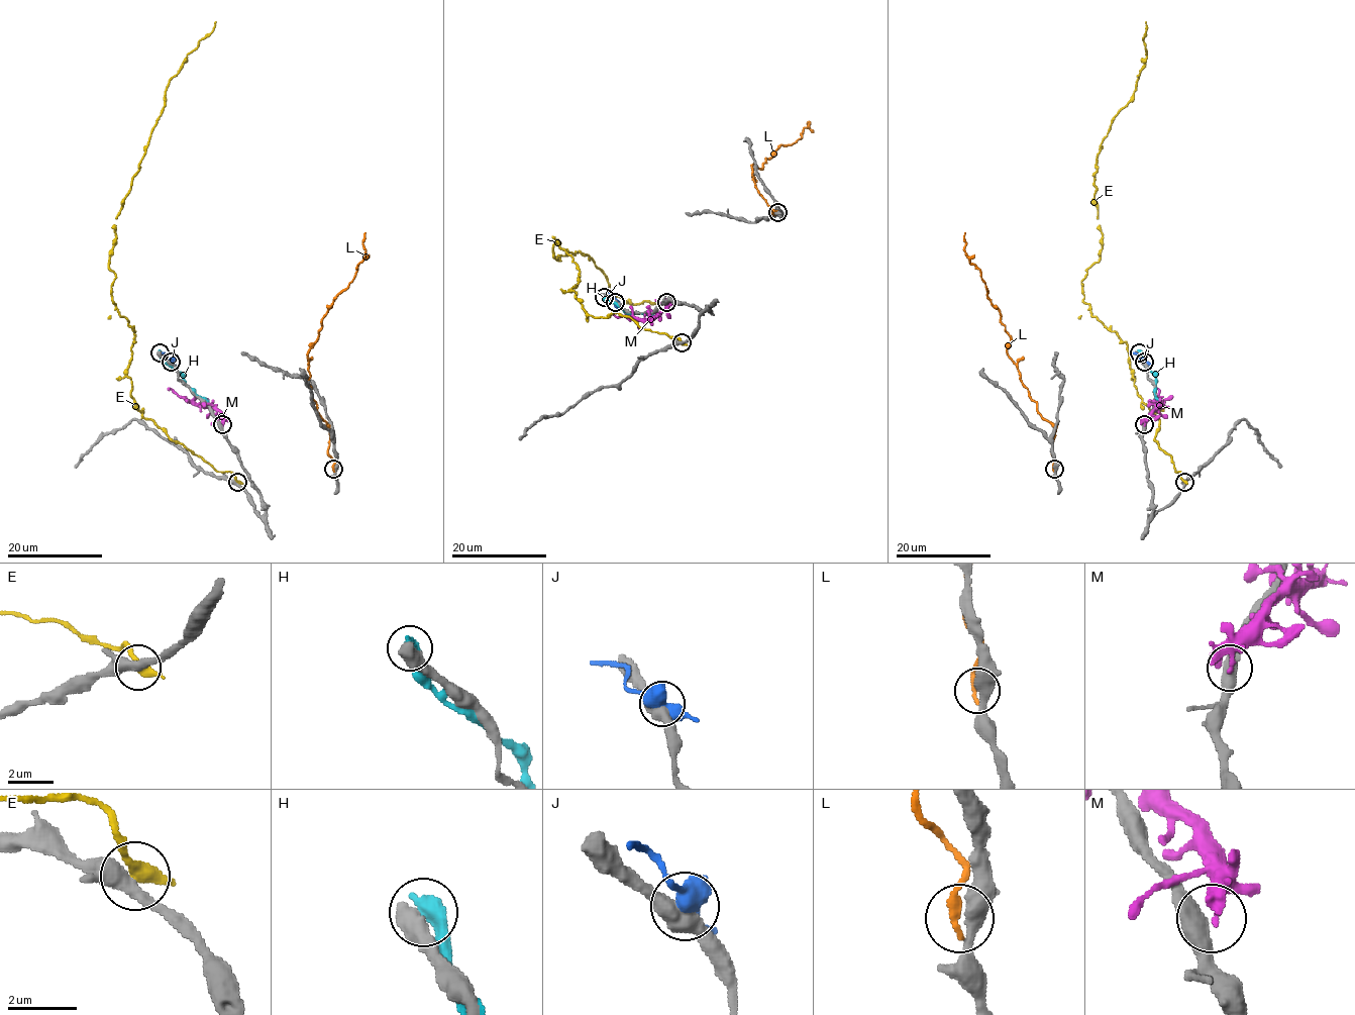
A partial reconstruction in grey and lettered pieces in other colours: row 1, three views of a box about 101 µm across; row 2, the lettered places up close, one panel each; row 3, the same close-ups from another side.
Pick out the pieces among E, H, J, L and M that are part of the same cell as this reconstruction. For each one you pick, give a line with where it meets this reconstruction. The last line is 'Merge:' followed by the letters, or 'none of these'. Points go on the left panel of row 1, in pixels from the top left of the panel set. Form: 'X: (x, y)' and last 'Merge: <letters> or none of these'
Merge: none of these

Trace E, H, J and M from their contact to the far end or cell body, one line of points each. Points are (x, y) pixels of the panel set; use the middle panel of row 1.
E: (682, 343), (588, 314), (555, 240), (556, 260), (588, 255), (610, 293), (660, 304)
H: (603, 297), (626, 313), (653, 312)
J: (615, 303), (607, 287)
M: (666, 303), (655, 316), (639, 319), (616, 317), (612, 312)

